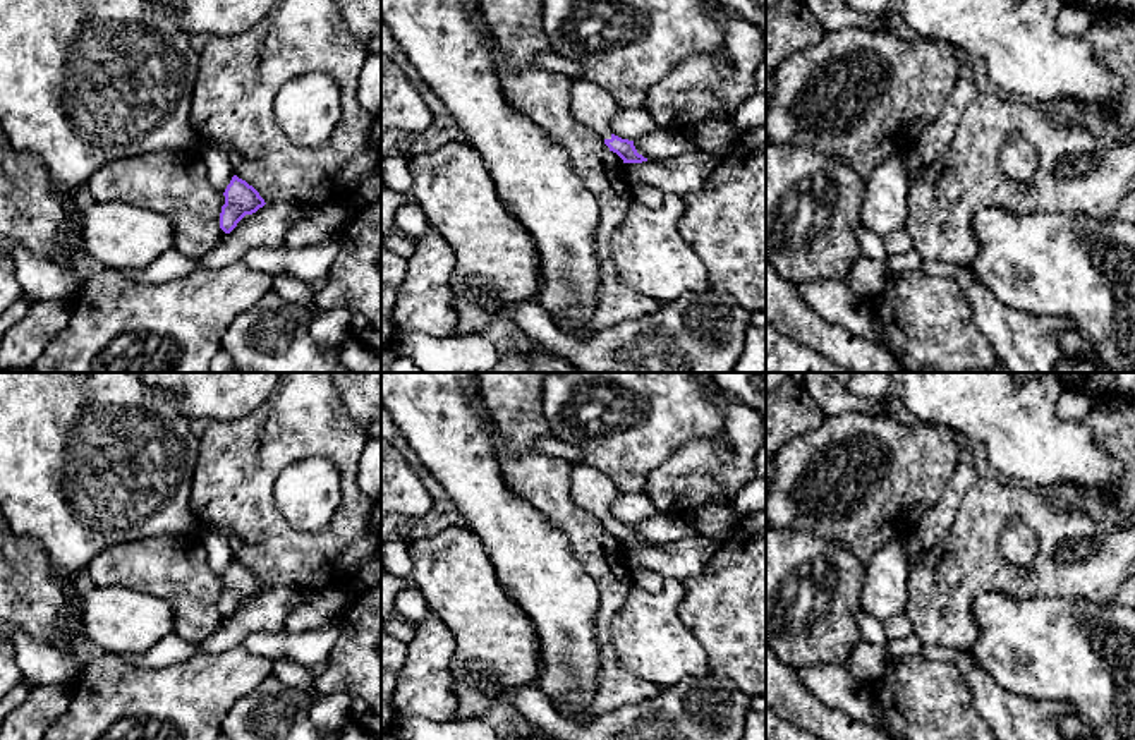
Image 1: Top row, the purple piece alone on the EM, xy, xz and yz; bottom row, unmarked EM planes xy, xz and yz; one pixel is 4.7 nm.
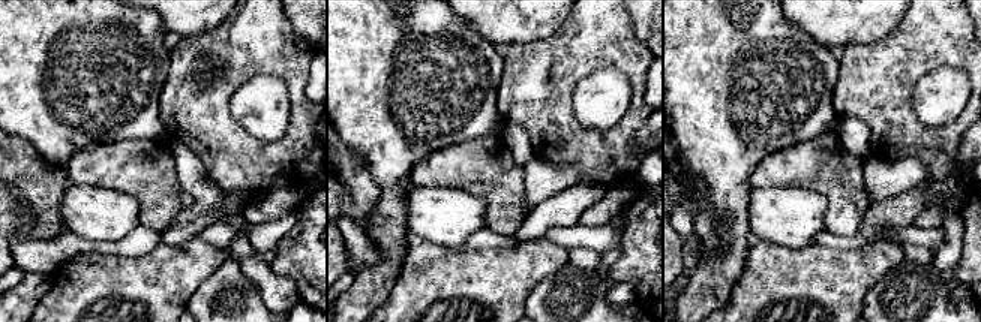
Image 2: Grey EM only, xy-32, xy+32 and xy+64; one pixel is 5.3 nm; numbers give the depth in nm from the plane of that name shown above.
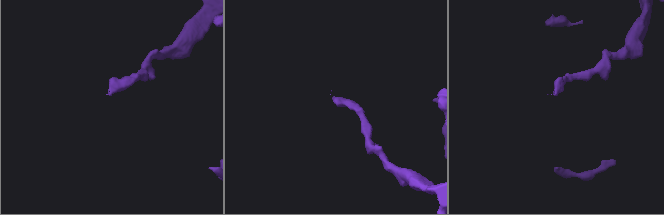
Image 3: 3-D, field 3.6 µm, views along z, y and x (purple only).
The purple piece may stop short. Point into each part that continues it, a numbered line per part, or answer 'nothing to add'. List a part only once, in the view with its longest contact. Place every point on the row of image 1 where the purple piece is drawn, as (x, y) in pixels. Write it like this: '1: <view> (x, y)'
1: xz (591, 105)

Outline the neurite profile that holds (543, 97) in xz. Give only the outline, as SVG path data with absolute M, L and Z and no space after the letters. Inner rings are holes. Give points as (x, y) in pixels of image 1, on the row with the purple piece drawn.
M483 24L483 33L507 103L568 153L574 173L599 206L594 247L603 273L596 309L584 326L586 331L598 335L622 321L654 314L661 302L625 287L611 263L611 237L623 223L632 201L623 160L604 144L598 132L574 118L570 106L574 81L568 76L546 69L515 69L507 62L505 52L486 24Z

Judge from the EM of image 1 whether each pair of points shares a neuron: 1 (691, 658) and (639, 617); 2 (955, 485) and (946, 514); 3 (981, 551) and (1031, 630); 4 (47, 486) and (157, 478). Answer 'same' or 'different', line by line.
1: same
2: same
3: different
4: same

